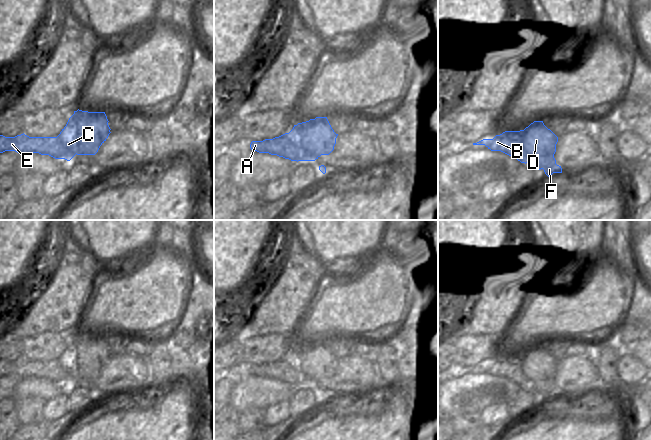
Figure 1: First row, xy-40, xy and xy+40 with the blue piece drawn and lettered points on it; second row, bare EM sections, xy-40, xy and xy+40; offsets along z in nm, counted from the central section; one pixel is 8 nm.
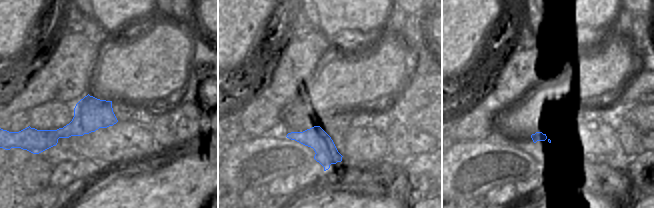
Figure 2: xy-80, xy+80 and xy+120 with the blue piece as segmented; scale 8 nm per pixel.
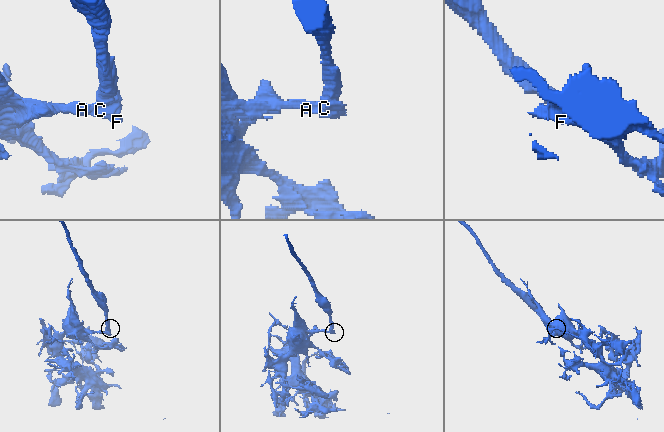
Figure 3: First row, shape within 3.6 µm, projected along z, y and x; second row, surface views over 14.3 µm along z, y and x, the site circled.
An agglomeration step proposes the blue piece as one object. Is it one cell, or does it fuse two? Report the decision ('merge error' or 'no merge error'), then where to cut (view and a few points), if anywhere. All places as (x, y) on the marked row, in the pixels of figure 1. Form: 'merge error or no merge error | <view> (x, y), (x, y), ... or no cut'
merge error | xy-40 (73, 114), (73, 119), (77, 126), (77, 153)

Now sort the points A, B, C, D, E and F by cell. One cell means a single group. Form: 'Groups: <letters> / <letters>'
Groups: A B C E / D F.

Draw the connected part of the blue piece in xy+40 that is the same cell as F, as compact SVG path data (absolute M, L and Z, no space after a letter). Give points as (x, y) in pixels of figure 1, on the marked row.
M534 121L524 130L518 131L518 137L534 167L543 169L548 177L553 173L562 173L561 166L556 164L554 158L558 137L543 121Z

